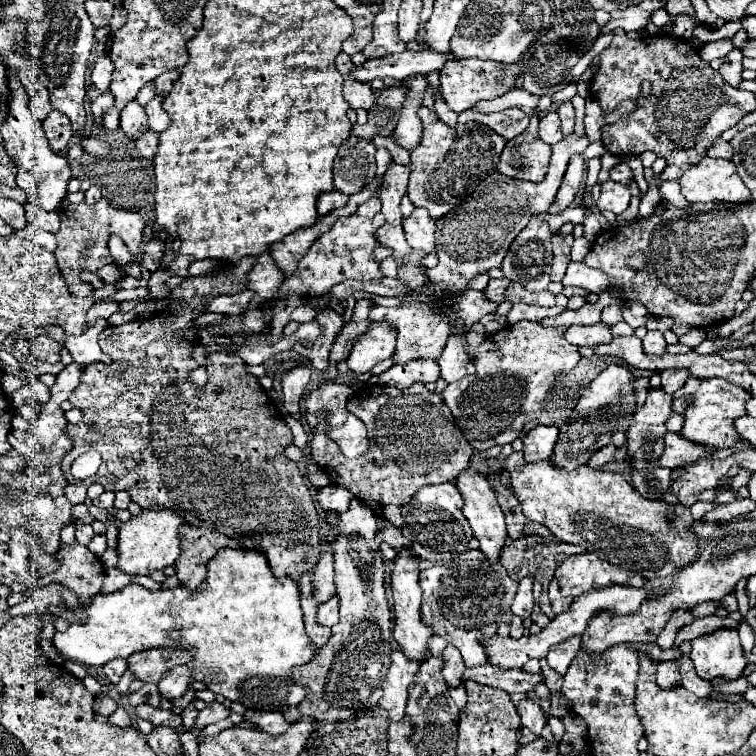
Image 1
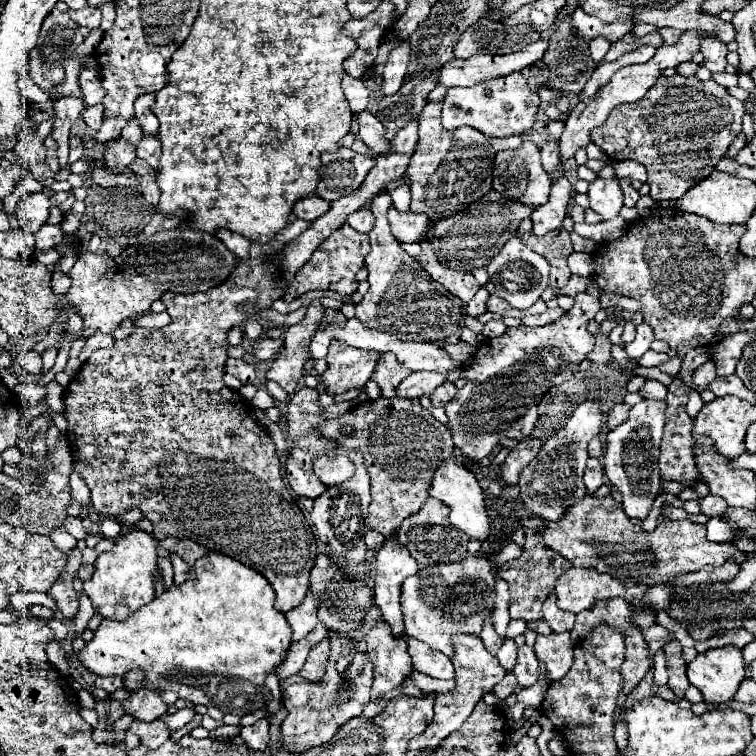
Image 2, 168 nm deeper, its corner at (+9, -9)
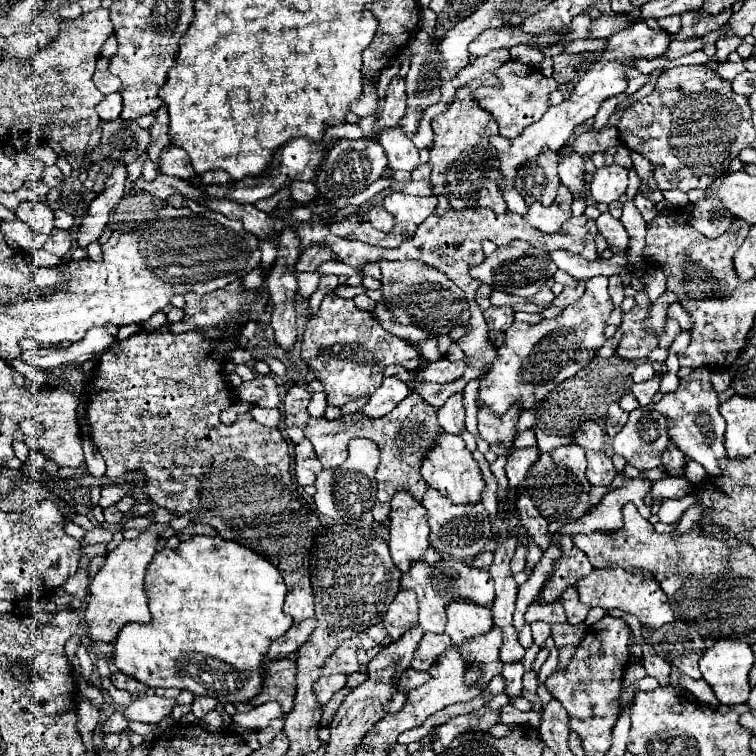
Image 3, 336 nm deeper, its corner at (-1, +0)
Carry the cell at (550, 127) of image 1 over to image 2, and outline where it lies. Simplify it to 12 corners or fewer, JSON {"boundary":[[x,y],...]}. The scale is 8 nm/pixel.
{"boundary":[[556,142],[540,150],[550,180],[564,176]]}

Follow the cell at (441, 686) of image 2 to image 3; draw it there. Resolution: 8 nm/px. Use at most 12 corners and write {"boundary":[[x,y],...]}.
{"boundary":[[408,667],[398,691],[418,687],[430,679],[428,671]]}

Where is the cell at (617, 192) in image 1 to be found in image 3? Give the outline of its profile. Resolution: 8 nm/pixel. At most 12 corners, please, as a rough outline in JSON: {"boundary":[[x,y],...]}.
{"boundary":[[620,165],[596,169],[590,193],[612,203],[628,189],[628,171]]}

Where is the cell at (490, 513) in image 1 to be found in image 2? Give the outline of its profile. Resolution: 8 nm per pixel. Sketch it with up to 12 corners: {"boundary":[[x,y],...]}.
{"boundary":[[454,458],[432,474],[428,494],[450,506],[452,526],[488,538],[476,476]]}

